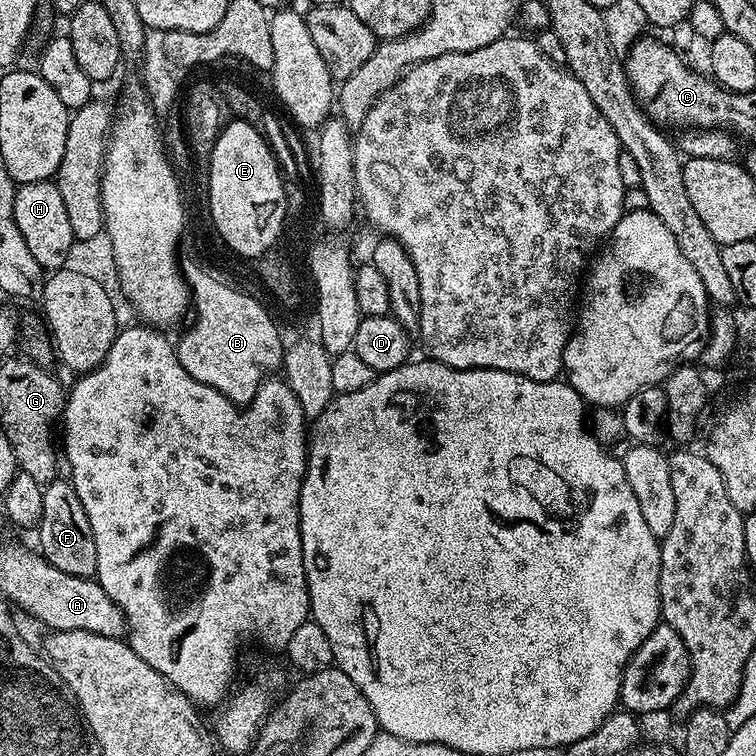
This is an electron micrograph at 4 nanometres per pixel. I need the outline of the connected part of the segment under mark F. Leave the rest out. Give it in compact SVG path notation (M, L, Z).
M57 478L52 483L44 485L42 518L38 535L40 535L38 551L44 559L50 562L50 566L62 570L62 574L74 574L78 578L95 577L98 566L98 550L94 547L94 530L90 530L90 518L86 518L86 510L82 510L82 502L78 502L78 494L67 479Z

